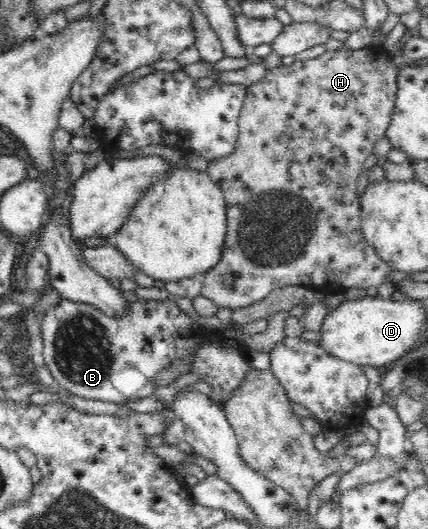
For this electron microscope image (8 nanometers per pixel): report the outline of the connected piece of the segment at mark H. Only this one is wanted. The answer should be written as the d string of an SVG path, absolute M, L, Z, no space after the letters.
M371 45L370 47L360 48L358 50L340 48L335 51L322 49L321 53L316 56L316 58L310 58L308 60L295 60L294 63L290 66L280 65L272 69L268 69L263 78L258 82L247 86L247 95L244 99L244 106L242 112L239 116L239 137L236 143L236 150L232 152L231 155L225 156L223 159L214 159L207 163L207 173L210 175L212 182L215 182L221 189L226 199L226 211L227 211L227 230L226 230L226 242L224 244L224 252L222 252L222 258L219 264L216 264L216 267L212 267L212 270L208 270L204 274L203 279L203 288L201 296L208 298L209 300L214 301L219 307L226 307L230 309L239 309L242 307L250 306L255 302L263 300L266 296L269 296L273 291L278 288L291 287L292 285L302 286L306 289L313 290L319 293L322 293L325 296L332 296L335 294L344 294L345 291L351 288L377 288L381 284L386 282L391 282L390 274L395 270L390 267L384 260L380 259L380 256L377 256L375 250L368 245L368 242L363 236L363 231L361 230L361 204L358 203L358 192L356 188L358 186L358 176L364 168L364 162L366 158L372 154L374 150L374 144L384 137L386 130L388 130L388 124L392 122L392 114L394 114L394 104L396 104L396 92L398 92L398 83L396 82L396 76L398 76L399 68L394 65L392 62L392 55L388 53L382 46Z

